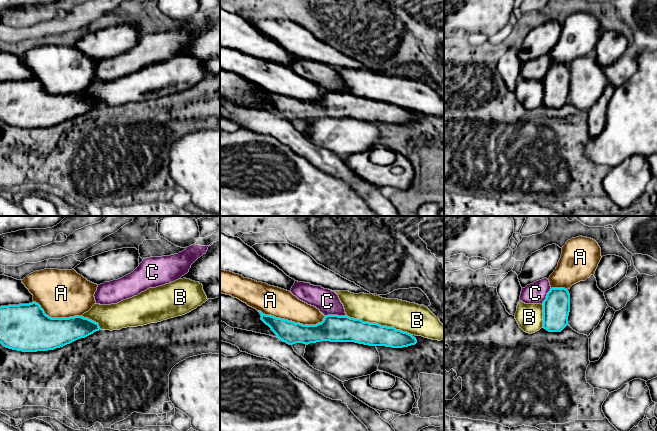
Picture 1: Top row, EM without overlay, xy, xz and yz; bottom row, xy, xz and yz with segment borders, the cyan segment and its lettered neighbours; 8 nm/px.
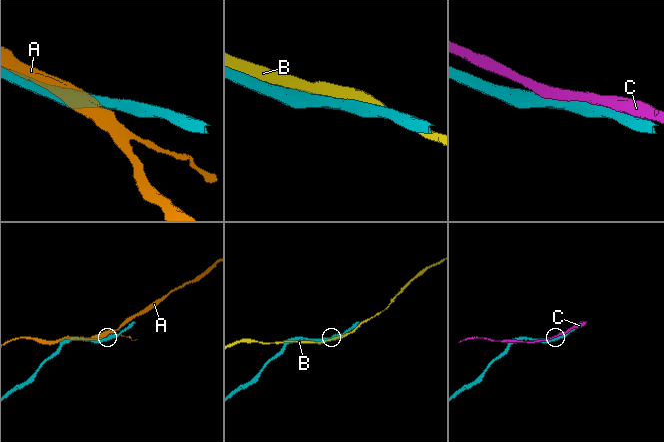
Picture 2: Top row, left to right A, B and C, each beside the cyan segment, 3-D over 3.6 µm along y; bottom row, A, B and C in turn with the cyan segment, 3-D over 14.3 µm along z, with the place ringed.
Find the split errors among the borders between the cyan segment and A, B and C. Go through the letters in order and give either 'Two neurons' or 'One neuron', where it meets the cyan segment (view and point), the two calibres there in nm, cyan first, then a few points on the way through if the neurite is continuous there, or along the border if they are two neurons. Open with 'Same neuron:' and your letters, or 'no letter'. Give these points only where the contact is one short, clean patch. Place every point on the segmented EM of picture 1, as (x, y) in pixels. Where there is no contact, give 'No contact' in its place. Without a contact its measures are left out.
Same neuron: no letter
A: Two neurons. Touches cyan at xz (291, 321). Thickness 180 nm (cyan) against 240 nm
B: Two neurons. Touches cyan at xz (380, 325). Thickness 190 nm (cyan) against 240 nm
C: Two neurons. Touches cyan at xz (335, 315). Thickness 220 nm (cyan) against 190 nm

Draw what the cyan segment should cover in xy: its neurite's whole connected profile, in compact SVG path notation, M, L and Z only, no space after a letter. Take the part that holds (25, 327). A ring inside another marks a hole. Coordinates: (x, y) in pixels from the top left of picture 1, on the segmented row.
M36 302L0 307L0 343L6 348L17 351L54 350L99 330L101 329L98 323L82 316L51 318Z

